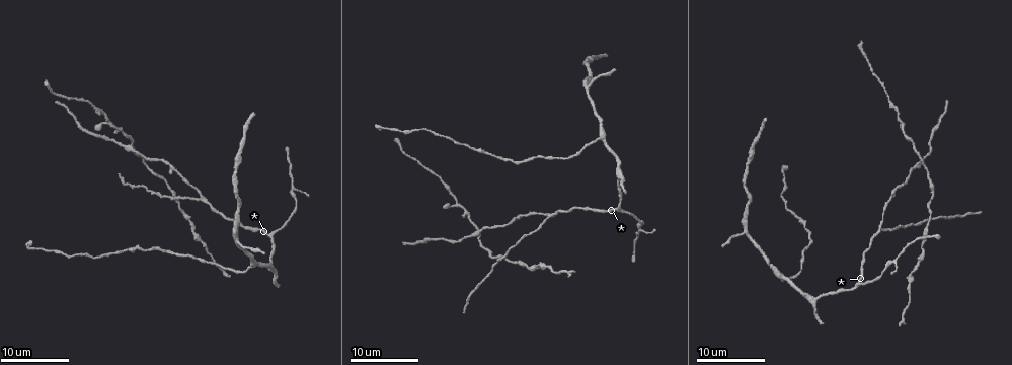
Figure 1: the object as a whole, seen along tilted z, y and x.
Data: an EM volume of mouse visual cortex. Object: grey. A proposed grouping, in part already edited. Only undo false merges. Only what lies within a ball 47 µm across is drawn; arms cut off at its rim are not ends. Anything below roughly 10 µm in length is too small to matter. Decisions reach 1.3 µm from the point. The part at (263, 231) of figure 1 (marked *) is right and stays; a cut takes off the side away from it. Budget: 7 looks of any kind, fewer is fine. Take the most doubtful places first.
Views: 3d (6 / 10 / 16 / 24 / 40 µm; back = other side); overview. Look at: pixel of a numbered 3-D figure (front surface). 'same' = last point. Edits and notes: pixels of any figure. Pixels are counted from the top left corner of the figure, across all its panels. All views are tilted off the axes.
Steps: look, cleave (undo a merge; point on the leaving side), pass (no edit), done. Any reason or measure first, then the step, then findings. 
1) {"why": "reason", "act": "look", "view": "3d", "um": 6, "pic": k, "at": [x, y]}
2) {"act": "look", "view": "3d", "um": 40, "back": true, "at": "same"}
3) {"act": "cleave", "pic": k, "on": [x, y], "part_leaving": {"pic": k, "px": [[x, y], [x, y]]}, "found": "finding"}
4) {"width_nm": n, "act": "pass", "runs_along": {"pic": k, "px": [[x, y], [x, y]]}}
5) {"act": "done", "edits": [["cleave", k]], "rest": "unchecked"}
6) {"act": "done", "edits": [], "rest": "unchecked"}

{"why": "side arm on a straight run", "act": "look", "view": "3d", "um": 16, "pic": 1, "at": [480, 238]}

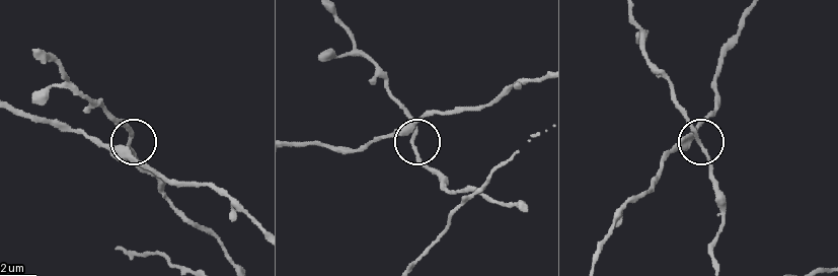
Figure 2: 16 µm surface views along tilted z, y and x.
{"why": "closer look", "act": "look", "view": "3d", "um": 10, "pic": 2, "at": [413, 145]}

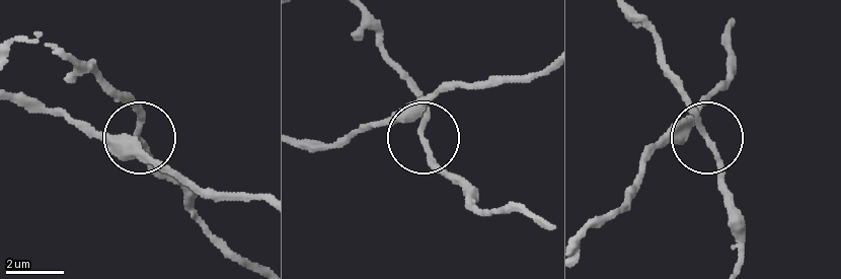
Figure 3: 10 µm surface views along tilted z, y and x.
{"arms": 3, "act": "pass", "runs_along": {"pic": 3, "px": [[260, 199], [210, 196], [132, 150], [139, 131], [134, 99]]}, "found": "continuous, no second neuron"}

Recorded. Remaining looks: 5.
{"act": "look", "view": "3d", "um": 16, "pic": 1, "at": [250, 267]}

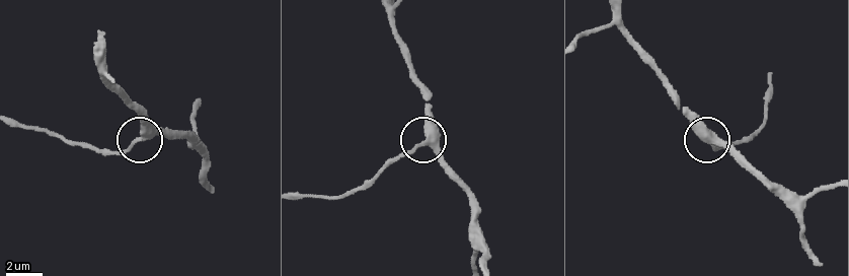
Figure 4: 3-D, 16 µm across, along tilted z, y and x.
{"why": "closer look", "act": "look", "view": "3d", "um": 10, "pic": 4, "at": [141, 141]}

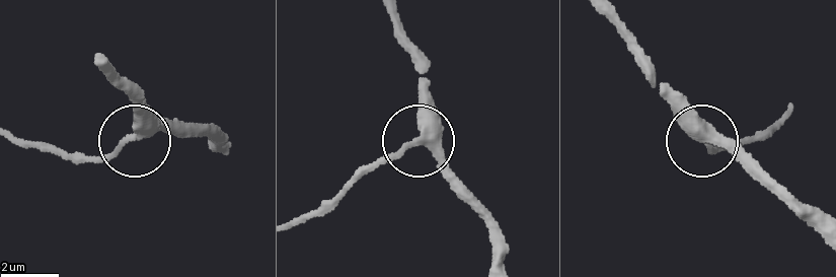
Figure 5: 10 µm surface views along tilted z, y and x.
{"side_arm_um": 31, "act": "pass", "runs_along": {"pic": 5, "px": [[495, 264], [483, 218], [415, 136], [418, 53]]}, "found": "all the same neuron"}

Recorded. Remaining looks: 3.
{"why": "two arms in line, one across", "act": "look", "view": "3d", "um": 16, "pic": 1, "at": [110, 124]}

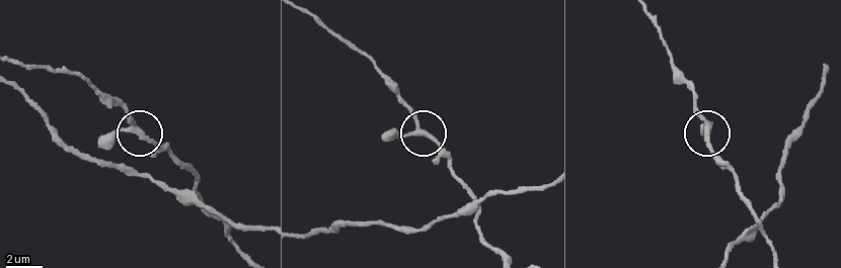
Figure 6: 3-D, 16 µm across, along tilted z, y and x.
{"act": "look", "view": "3d", "um": 10, "pic": 6, "at": [709, 138]}

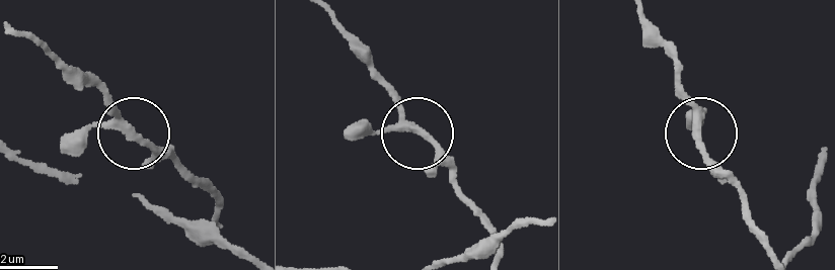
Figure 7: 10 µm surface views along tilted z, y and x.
{"width_nm": 230, "act": "pass", "runs_along": {"pic": 7, "px": [[245, 257], [210, 236], [215, 189], [150, 147], [86, 82]]}, "found": "one neuron here"}

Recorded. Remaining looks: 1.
{"act": "done", "edits": [], "rest": "unchecked"}

